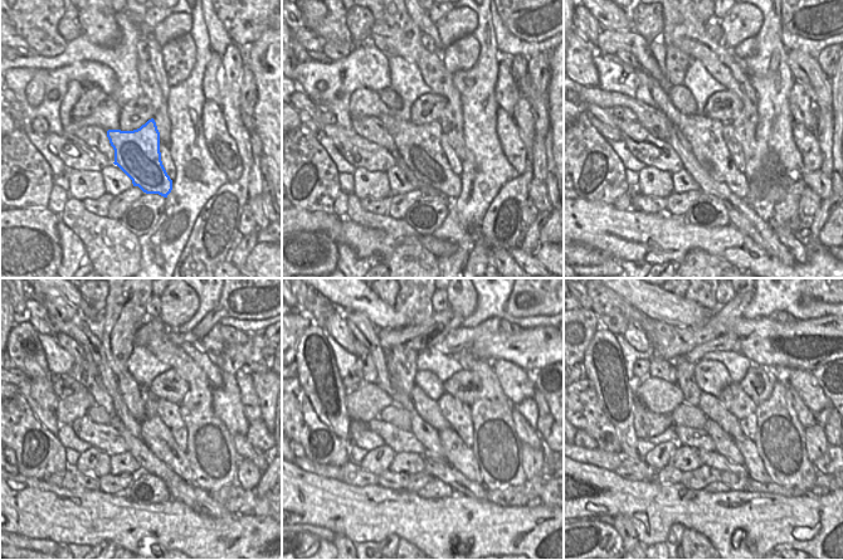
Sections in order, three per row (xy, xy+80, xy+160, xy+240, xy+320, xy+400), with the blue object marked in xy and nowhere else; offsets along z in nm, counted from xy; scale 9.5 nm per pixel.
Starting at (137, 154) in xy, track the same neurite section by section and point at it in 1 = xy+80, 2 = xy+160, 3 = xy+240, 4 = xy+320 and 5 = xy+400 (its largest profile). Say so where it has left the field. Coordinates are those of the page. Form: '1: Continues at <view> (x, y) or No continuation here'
1: Continues at xy+80 (419, 146)
2: Continues at xy+160 (705, 135)
3: Continues at xy+240 (155, 434)
4: Continues at xy+320 (461, 457)
5: Continues at xy+400 (754, 464)

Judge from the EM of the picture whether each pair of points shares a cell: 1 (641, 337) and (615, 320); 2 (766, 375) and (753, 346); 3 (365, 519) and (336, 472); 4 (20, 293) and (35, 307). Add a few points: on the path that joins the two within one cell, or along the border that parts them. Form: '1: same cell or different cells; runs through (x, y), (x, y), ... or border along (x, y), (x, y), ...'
1: same cell; runs through (634, 331), (622, 320)
2: different cells; border along (754, 363), (769, 366), (776, 374)
3: different cells; border along (312, 472), (341, 481)
4: different cells; border along (29, 297), (25, 308)

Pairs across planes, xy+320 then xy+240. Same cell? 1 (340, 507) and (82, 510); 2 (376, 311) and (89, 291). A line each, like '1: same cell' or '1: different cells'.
1: same cell
2: different cells

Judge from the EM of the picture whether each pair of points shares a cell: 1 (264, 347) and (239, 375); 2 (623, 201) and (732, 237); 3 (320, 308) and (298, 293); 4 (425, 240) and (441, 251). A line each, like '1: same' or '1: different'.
1: different
2: different
3: different
4: same

